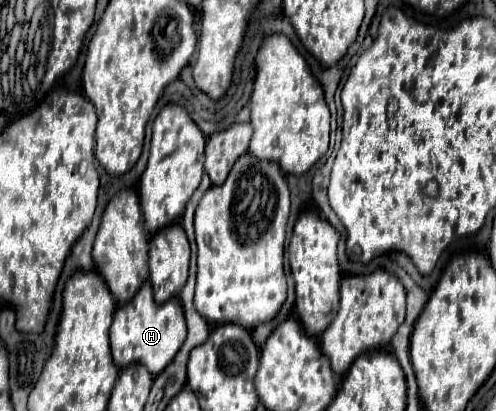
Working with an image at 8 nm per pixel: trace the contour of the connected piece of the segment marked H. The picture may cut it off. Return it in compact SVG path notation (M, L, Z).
M145 283L137 297L129 301L129 305L117 307L113 325L111 325L111 357L117 367L125 367L131 363L141 363L149 369L153 377L157 377L177 355L185 341L185 315L179 299L169 299L165 305L157 305L153 301L151 285Z

